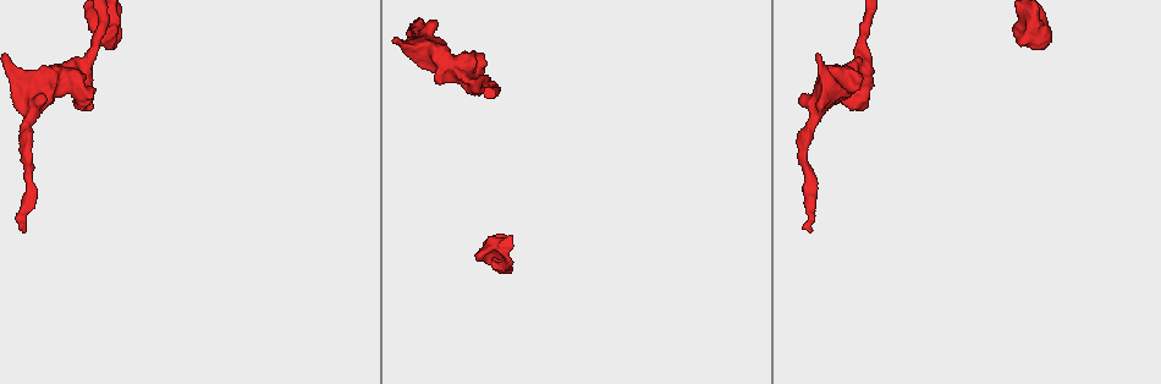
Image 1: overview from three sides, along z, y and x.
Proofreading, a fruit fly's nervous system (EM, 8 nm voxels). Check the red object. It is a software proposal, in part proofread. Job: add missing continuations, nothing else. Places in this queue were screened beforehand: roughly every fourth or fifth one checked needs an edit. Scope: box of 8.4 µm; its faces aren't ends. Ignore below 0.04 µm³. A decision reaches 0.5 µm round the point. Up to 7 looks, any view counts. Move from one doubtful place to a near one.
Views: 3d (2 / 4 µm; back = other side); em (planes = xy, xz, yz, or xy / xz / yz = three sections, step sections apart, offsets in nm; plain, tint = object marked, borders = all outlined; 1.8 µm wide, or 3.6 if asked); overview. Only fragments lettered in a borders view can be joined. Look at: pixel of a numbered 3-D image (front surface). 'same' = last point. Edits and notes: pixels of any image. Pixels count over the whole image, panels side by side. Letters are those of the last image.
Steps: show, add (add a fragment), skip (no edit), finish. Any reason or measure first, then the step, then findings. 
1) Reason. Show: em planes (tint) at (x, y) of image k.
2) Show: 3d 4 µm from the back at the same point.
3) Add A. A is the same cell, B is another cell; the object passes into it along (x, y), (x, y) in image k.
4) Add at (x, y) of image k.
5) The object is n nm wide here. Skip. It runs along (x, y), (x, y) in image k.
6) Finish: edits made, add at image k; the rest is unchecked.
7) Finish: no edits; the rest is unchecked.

Abrupt turn. Show: 3d 2 µm at (500, 248) of image 1.

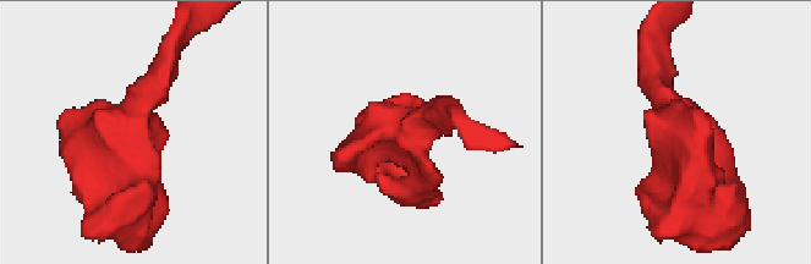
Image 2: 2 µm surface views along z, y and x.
Need the tissue. Show: em planes (tint) at (133, 151) of image 2.

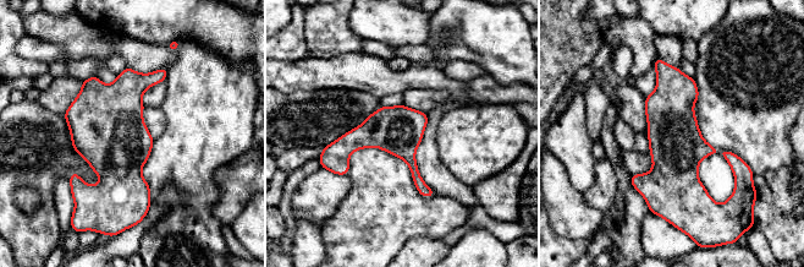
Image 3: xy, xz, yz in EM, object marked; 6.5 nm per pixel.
Show: em planes (borders) at the same point.

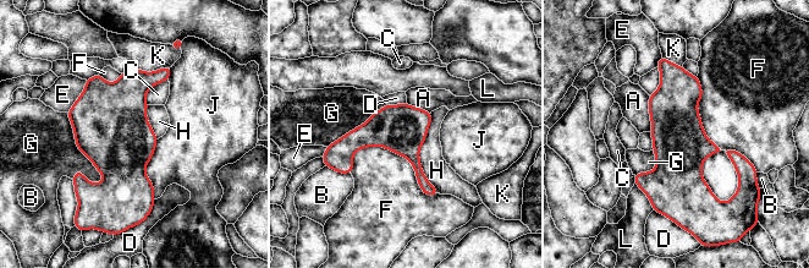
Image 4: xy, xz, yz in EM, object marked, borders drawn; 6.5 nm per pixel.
The longest contact is with F, 650 nm. Skip. A, B, C, D, E, F, G, H, J, K and L are other cells; it runs along (662, 61), (673, 77), (673, 206) in image 4; none of them fits.

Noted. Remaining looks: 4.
Abrupt turn. Show: em planes (tint) at (468, 84) of image 1.

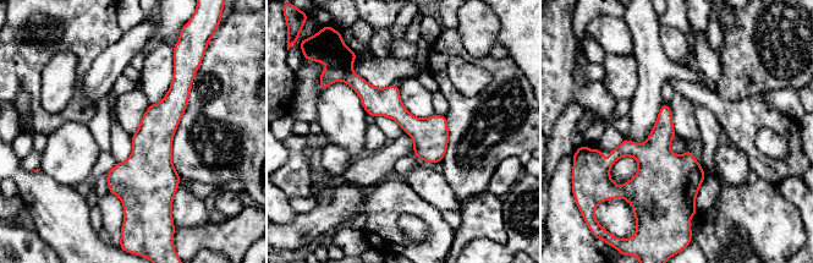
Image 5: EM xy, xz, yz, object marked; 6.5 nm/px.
What lies round it. Show: em planes (borders) at the same point.

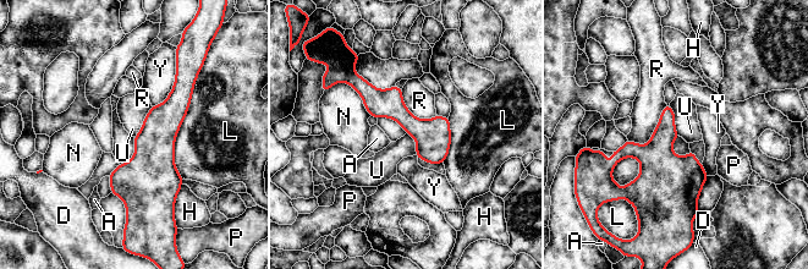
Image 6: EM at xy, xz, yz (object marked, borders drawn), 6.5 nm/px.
Skip. A, D, H, L, N, P, R, U and Y are other cells; it runs along (358, 80), (400, 113), (440, 160) in image 6; no lettered fragment goes on from it.

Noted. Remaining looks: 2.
Long arm stops here. Show: em planes (borders) at (812, 230) of image 1.

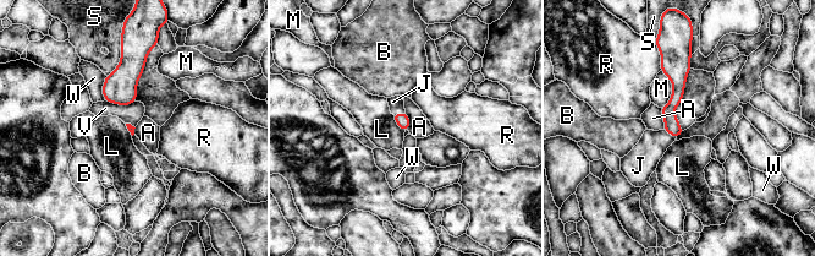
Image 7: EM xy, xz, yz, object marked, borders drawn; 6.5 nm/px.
Add J. J is the same cell, A, B, L, M, R, S, V and W are other cells; the object passes into it along (402, 120), (400, 113), (396, 103) in image 7; it goes on there.

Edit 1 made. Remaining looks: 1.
Finish: edits made, add at image 7; the rest is unchecked.

